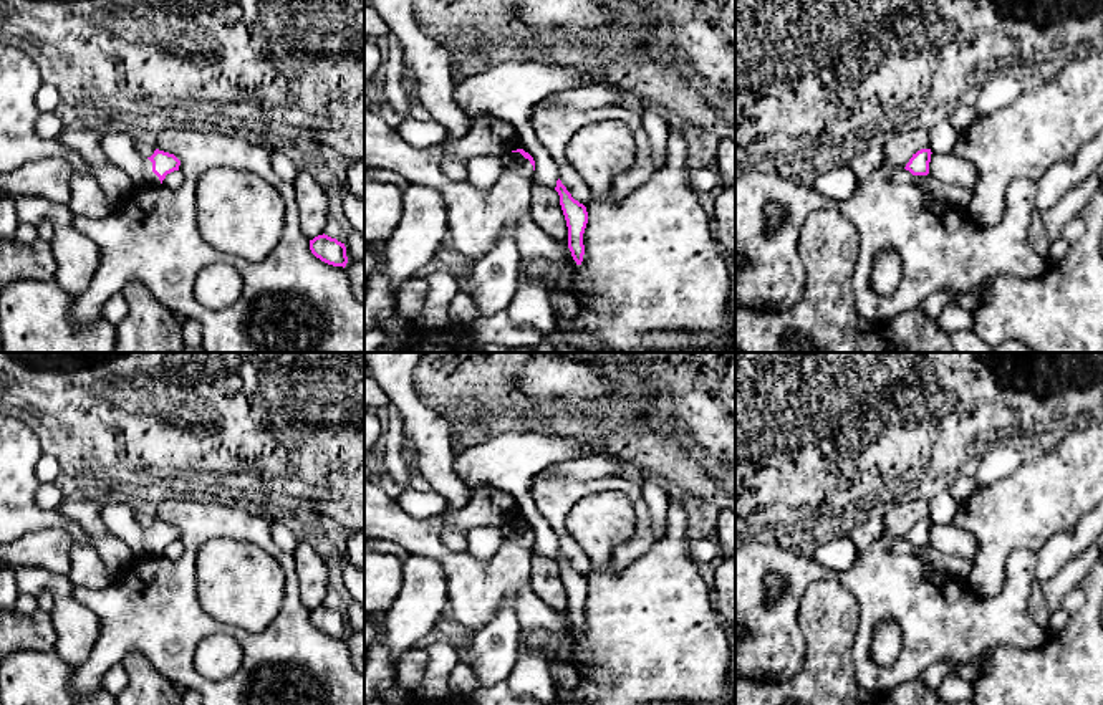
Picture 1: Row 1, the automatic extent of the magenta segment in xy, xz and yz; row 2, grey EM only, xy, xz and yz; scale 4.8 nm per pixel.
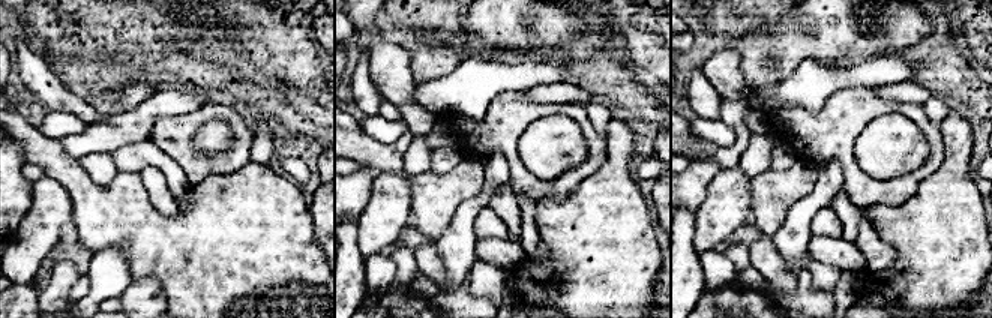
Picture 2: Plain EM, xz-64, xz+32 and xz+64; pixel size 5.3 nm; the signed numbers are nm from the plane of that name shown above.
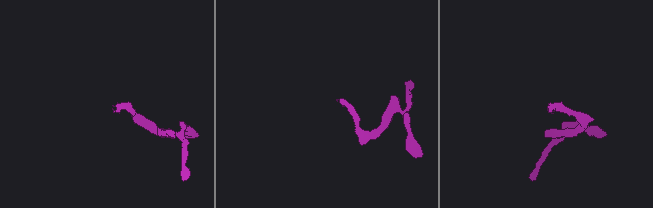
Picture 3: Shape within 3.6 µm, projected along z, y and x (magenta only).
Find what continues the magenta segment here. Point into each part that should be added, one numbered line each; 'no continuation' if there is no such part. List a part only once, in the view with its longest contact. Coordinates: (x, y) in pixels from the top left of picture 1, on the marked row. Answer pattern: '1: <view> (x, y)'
1: xz (514, 161)

